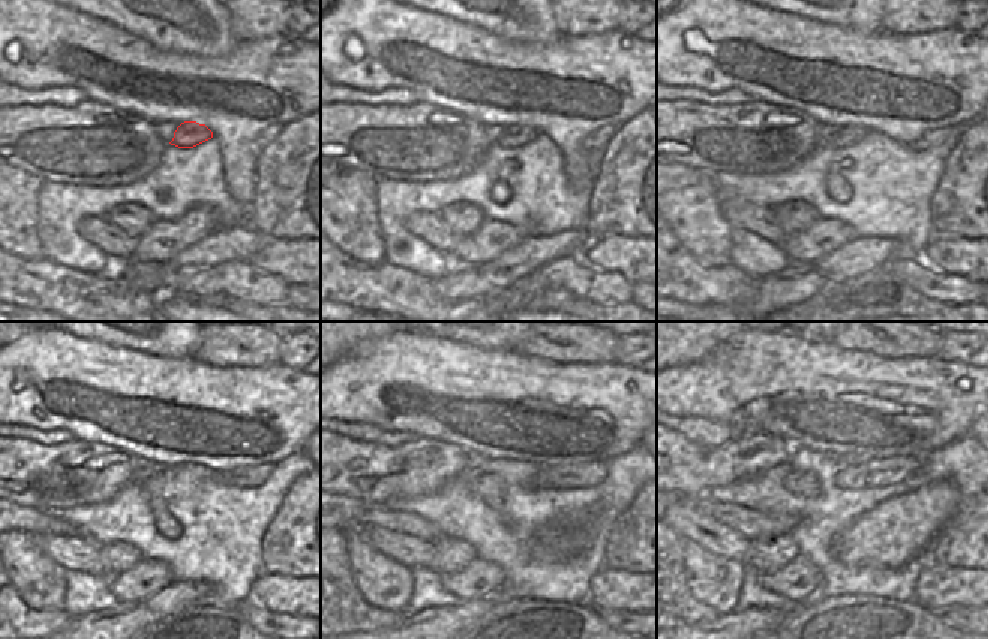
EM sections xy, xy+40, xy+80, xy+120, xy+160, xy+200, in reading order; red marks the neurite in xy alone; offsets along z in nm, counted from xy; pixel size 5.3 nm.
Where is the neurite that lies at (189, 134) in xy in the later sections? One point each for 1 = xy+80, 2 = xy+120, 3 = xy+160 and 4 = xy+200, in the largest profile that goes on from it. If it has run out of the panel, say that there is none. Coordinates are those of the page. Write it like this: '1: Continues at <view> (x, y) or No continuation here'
1: Continues at xy+80 (844, 137)
2: Continues at xy+120 (153, 486)
3: Continues at xy+160 (489, 488)
4: Continues at xy+200 (807, 485)

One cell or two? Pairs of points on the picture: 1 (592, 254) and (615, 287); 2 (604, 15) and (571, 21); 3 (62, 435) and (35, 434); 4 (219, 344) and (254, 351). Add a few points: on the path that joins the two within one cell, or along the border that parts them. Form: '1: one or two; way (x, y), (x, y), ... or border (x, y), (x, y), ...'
1: two; border (580, 255), (601, 270), (621, 273), (631, 284)
2: one; way (597, 15), (579, 15)
3: one; way (56, 435), (41, 435)
4: one; way (228, 345), (237, 345), (245, 350)

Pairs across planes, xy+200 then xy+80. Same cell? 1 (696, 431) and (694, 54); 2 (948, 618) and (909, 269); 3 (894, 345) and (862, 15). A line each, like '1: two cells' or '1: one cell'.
1: two cells
2: one cell
3: two cells

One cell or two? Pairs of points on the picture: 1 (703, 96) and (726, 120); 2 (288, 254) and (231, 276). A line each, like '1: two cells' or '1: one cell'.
1: two cells
2: two cells

